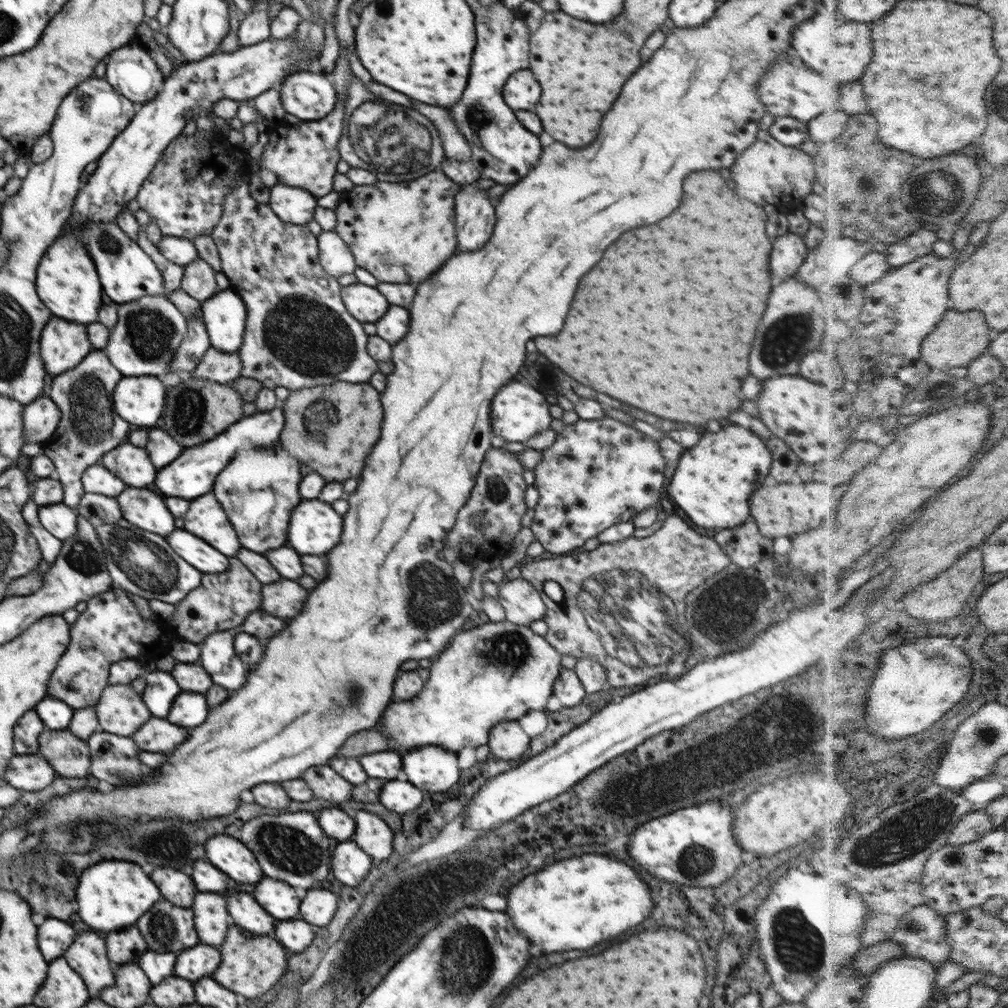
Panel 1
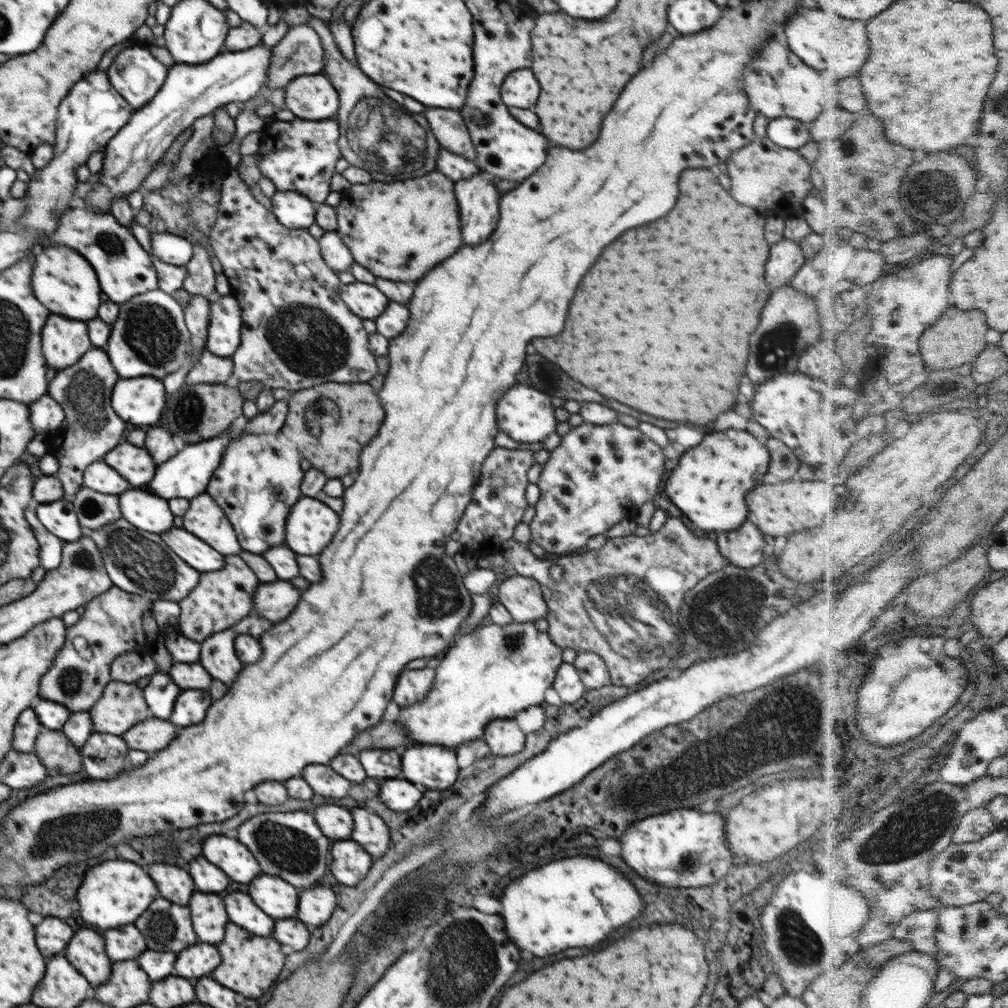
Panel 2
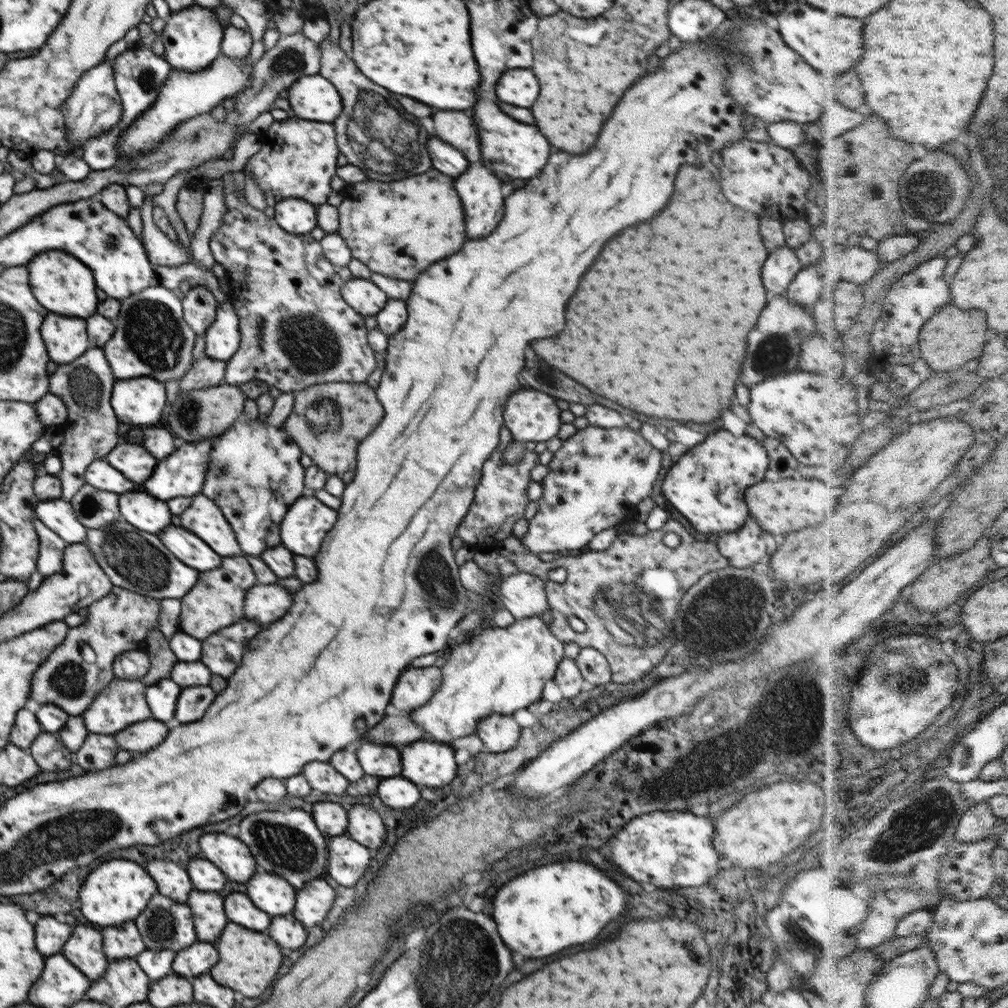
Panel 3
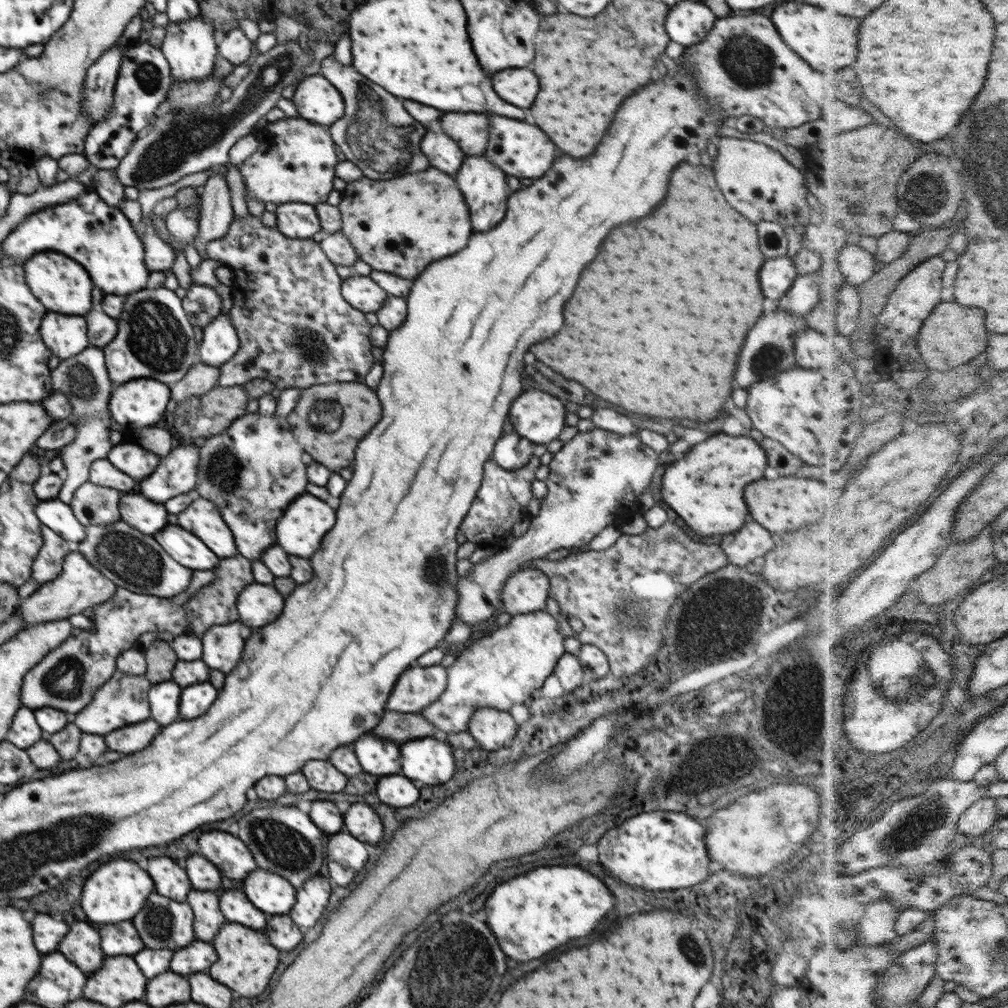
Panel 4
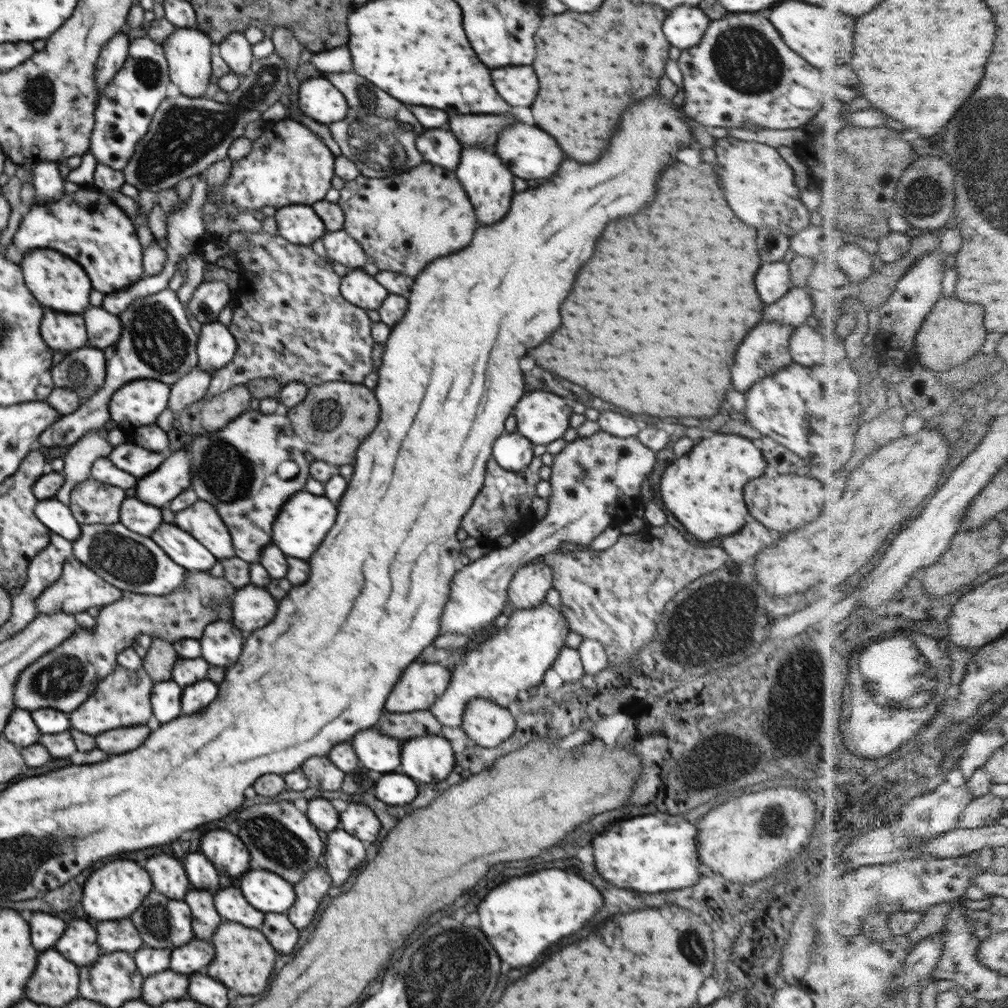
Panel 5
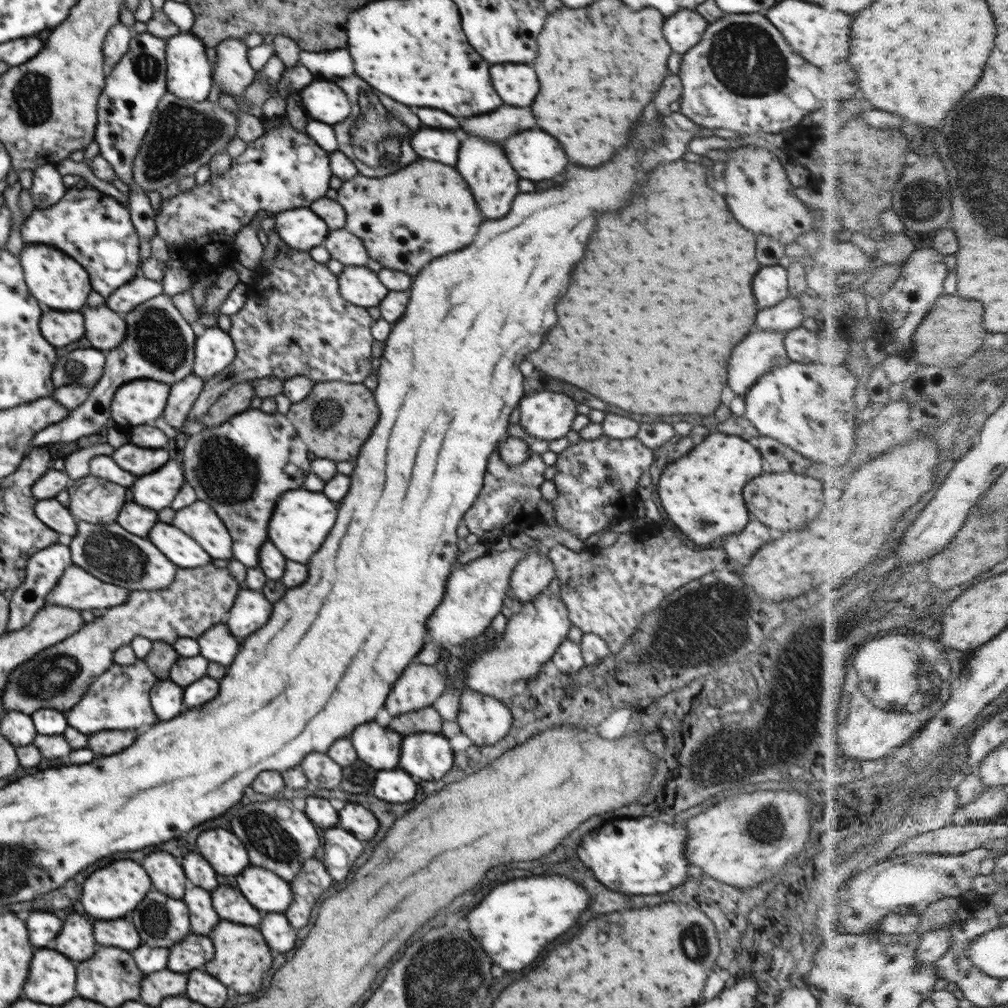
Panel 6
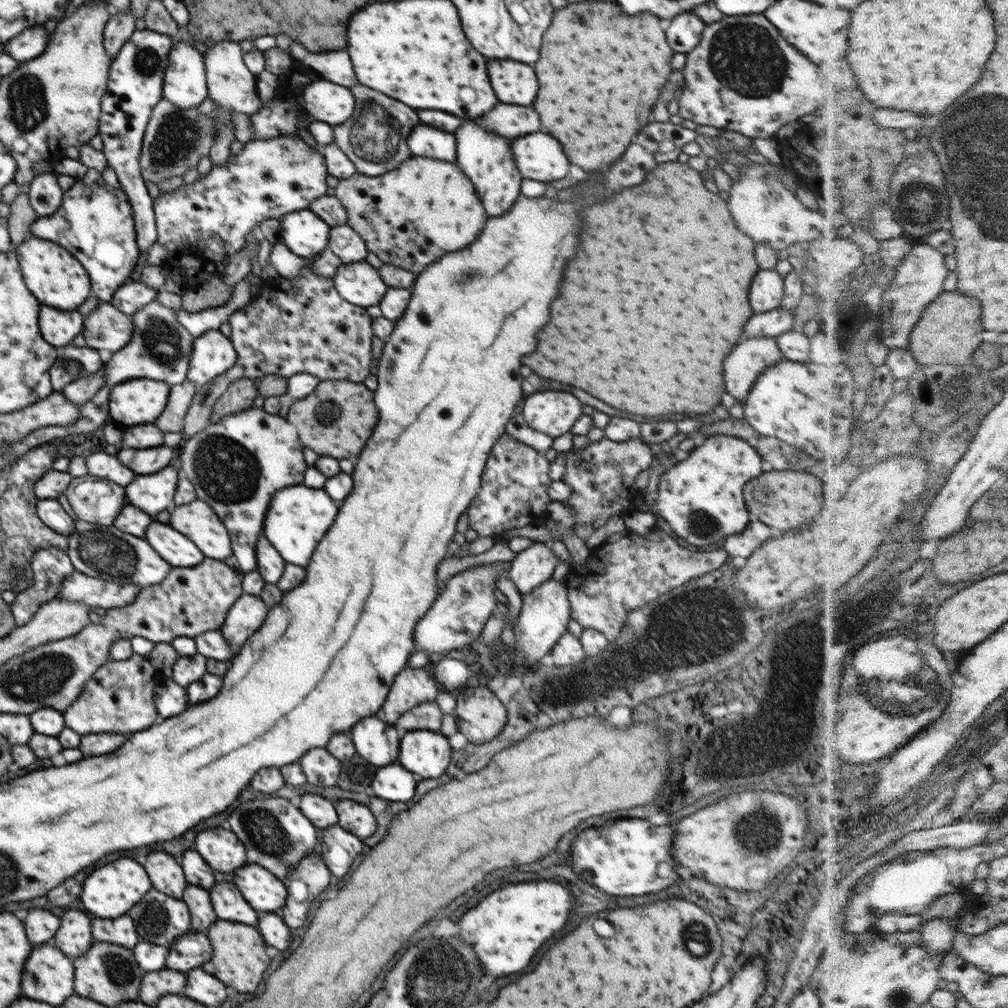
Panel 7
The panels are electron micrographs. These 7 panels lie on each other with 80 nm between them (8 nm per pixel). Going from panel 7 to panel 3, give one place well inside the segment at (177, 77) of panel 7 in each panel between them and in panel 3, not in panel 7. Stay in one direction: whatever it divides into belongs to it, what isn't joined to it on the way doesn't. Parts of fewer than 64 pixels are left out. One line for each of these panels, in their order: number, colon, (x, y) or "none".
3: (192, 38)
4: (190, 47)
5: (187, 50)
6: (189, 76)

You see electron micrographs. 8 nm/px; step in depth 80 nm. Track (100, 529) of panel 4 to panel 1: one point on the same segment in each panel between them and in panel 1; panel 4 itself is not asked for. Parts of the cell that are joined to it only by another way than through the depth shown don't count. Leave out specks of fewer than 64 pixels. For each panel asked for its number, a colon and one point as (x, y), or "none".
1: (140, 562)
2: (138, 562)
3: (134, 560)

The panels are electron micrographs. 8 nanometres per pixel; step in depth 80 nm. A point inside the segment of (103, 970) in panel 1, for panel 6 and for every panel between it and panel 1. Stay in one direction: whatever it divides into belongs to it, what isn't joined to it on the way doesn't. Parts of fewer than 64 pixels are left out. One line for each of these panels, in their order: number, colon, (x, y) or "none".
2: (86, 950)
3: (84, 949)
4: (82, 944)
5: (78, 943)
6: (75, 941)

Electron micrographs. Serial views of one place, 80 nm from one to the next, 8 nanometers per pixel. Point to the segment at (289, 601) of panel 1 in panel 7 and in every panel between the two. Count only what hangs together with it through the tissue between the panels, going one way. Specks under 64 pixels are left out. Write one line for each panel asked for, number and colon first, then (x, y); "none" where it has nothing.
2: (275, 601)
3: (264, 603)
4: (258, 604)
5: (253, 607)
6: (250, 611)
7: (247, 614)

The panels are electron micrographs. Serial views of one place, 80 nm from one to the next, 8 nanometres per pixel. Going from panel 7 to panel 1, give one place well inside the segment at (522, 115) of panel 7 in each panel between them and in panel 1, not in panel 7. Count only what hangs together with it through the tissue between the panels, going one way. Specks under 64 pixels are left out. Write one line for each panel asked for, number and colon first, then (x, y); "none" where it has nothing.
1: (455, 146)
2: (448, 127)
3: (455, 128)
4: (470, 131)
5: (478, 130)
6: (506, 120)

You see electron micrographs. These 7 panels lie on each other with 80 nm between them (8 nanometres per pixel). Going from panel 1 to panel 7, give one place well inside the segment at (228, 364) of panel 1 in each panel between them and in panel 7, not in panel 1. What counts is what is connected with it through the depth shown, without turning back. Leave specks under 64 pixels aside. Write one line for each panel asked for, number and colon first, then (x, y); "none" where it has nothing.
2: (211, 369)
3: (205, 372)
4: (200, 378)
5: (192, 387)
6: (182, 395)
7: (172, 419)

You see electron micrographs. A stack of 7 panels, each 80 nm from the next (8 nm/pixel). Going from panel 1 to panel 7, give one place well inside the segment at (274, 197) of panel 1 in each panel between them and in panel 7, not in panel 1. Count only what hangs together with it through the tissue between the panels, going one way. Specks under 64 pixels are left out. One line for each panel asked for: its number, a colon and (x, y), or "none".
2: (295, 211)
3: (295, 215)
4: (299, 220)
5: (299, 224)
6: (300, 229)
7: (303, 232)

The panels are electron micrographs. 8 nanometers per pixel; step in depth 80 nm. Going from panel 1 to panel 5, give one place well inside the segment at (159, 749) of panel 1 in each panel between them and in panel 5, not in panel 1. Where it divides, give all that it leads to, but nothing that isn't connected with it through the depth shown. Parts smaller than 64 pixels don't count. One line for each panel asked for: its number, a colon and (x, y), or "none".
2: (152, 735)
3: (140, 737)
4: (131, 738)
5: (116, 741)

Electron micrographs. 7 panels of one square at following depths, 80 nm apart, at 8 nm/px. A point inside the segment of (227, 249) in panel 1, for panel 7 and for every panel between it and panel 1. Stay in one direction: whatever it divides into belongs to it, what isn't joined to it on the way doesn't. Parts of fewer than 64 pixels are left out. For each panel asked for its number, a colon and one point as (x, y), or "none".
2: (297, 332)
3: (296, 330)
4: (295, 329)
5: (290, 322)
6: (295, 322)
7: (293, 325)

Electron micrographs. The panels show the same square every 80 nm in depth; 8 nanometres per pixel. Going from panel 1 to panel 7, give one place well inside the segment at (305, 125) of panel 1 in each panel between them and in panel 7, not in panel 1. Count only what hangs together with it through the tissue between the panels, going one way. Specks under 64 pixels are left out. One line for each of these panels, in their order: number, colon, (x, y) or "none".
2: (299, 155)
3: (298, 158)
4: (296, 160)
5: (288, 164)
6: (284, 169)
7: (201, 225)

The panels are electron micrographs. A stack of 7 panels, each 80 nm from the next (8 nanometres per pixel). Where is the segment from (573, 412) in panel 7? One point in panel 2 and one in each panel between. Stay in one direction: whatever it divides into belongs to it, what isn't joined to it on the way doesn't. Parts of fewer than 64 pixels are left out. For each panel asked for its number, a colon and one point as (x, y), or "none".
2: (526, 415)
3: (532, 417)
4: (537, 416)
5: (541, 417)
6: (549, 416)

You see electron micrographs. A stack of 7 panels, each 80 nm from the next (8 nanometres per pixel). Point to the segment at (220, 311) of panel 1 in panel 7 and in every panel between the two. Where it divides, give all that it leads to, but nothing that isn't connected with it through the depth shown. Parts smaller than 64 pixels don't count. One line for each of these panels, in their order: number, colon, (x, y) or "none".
2: (224, 330)
3: (223, 337)
4: (220, 343)
5: (216, 347)
6: (214, 350)
7: (212, 352)

